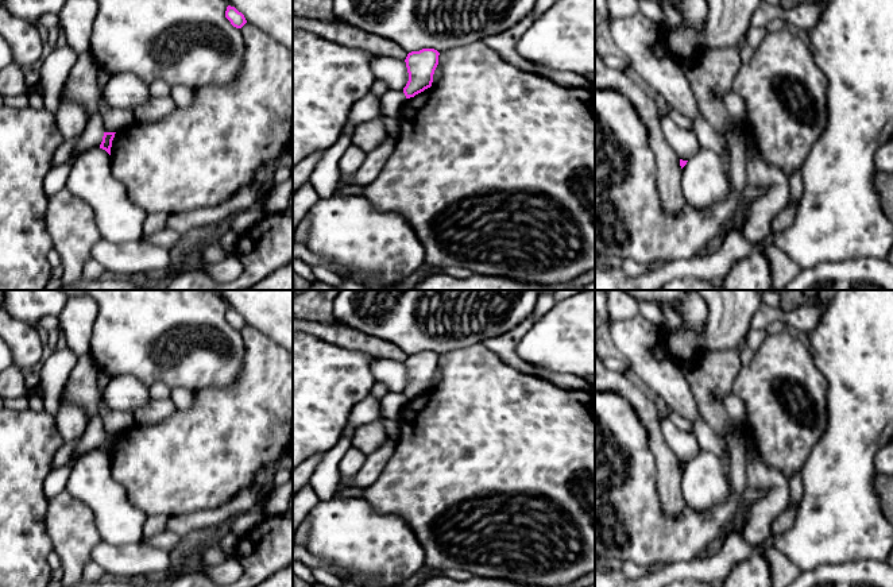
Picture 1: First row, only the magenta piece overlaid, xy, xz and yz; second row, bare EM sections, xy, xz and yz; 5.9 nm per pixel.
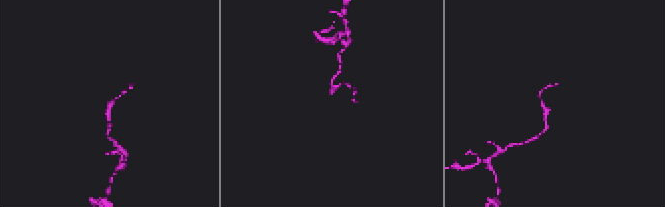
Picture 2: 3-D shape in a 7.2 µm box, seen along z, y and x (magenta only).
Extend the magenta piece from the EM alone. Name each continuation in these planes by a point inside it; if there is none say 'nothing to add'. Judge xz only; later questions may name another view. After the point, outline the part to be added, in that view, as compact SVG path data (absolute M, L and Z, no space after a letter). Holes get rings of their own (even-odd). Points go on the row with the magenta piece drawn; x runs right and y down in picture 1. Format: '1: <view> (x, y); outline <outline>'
nothing to add

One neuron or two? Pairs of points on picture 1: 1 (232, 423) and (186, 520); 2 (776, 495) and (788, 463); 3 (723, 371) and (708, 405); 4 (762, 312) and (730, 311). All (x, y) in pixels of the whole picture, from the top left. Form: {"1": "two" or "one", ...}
{"1": "two", "2": "two", "3": "one", "4": "two"}

